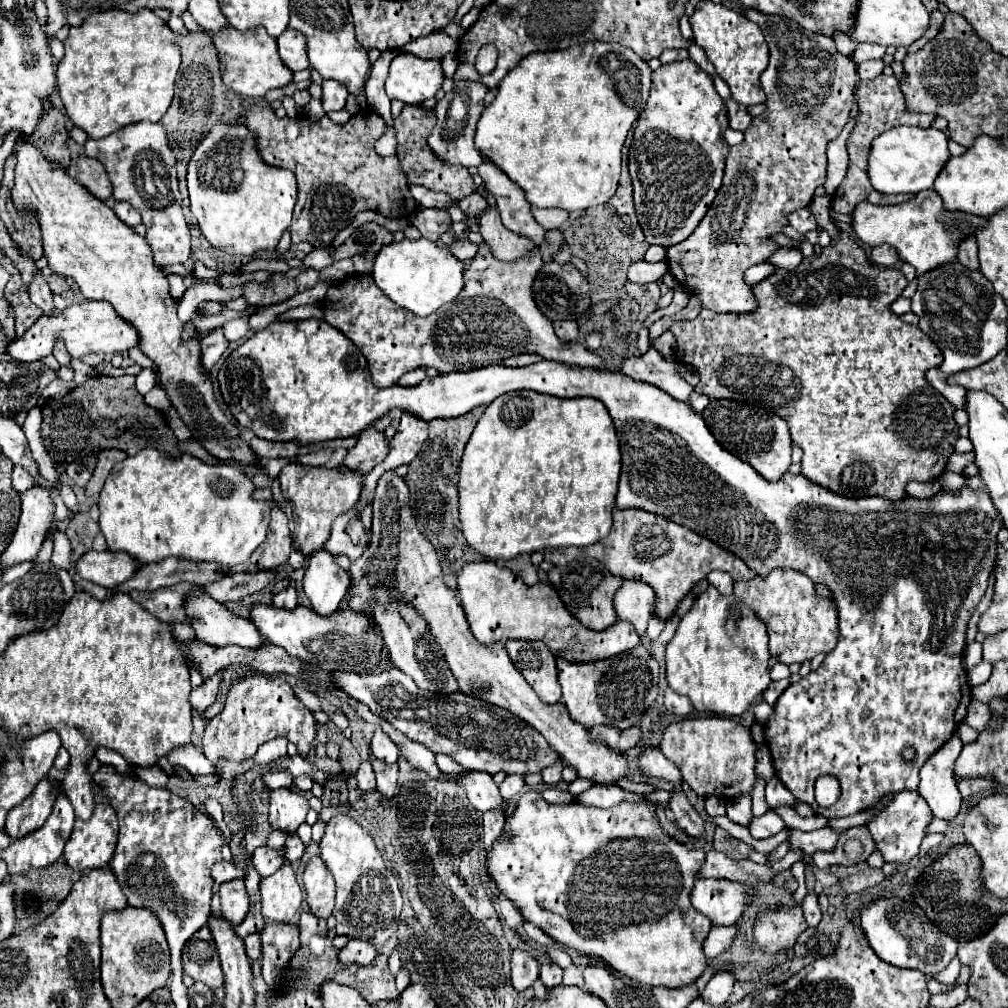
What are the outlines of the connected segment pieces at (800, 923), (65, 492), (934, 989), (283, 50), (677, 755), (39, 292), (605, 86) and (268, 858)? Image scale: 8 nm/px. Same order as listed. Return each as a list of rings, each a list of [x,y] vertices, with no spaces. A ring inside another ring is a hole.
[[[790,907],[784,911],[760,915],[754,927],[754,937],[756,937],[756,945],[764,953],[776,955],[792,947],[798,935],[806,929],[808,925],[806,925],[802,907]]]
[[[59,484],[58,486],[55,487],[55,489],[58,490],[67,508],[70,509],[75,514],[78,513],[79,508],[78,508],[77,499],[73,490],[69,486],[66,486],[63,484]]]
[[[931,978],[928,982],[928,991],[931,995],[940,994],[940,993],[949,993],[958,986],[957,981],[954,981],[951,984],[939,984],[934,978]]]
[[[286,29],[286,33],[282,33],[276,41],[278,41],[280,59],[290,71],[302,71],[310,67],[310,61],[306,57],[306,41],[302,33]]]
[[[698,717],[686,719],[678,723],[670,723],[664,729],[660,751],[666,759],[676,761],[682,771],[684,783],[700,797],[706,799],[710,795],[722,797],[724,789],[734,789],[738,793],[752,795],[754,789],[754,741],[750,729],[738,723],[718,723],[732,721],[726,717]]]
[[[36,269],[36,275],[34,275],[34,281],[32,285],[28,287],[28,293],[30,293],[30,299],[36,307],[40,307],[44,313],[52,313],[54,311],[54,301],[52,301],[52,291],[42,275],[40,269]]]
[[[588,41],[574,49],[524,57],[516,69],[500,81],[496,101],[484,109],[476,127],[476,149],[518,183],[532,207],[554,207],[570,213],[602,205],[618,187],[620,149],[632,123],[646,105],[650,75],[648,63],[618,43]],[[614,79],[622,79],[622,99]]]
[[[258,847],[252,855],[252,863],[260,877],[270,877],[284,865],[284,849]]]

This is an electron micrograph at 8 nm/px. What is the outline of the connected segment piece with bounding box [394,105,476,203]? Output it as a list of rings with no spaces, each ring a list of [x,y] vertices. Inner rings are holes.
[[[406,105],[400,113],[400,117],[394,119],[394,129],[396,129],[396,137],[398,137],[398,161],[410,183],[424,185],[436,193],[446,193],[454,203],[458,203],[460,199],[474,193],[476,187],[474,187],[472,175],[468,173],[466,167],[462,167],[462,165],[452,167],[452,165],[438,161],[438,157],[436,159],[432,157],[432,153],[426,145],[426,137],[430,135],[430,129],[434,129],[434,117],[422,117],[422,111],[418,109],[418,105]]]

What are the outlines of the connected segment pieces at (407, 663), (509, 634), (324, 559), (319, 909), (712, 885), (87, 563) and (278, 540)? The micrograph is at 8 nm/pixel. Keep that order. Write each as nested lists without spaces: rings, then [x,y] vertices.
[[[392,601],[390,607],[378,607],[378,605],[374,605],[374,607],[376,607],[376,621],[382,631],[382,639],[384,639],[386,651],[388,651],[394,667],[400,669],[402,673],[410,675],[420,689],[440,693],[440,695],[456,693],[458,683],[456,683],[452,671],[448,669],[448,665],[440,653],[440,647],[434,643],[434,637],[430,637],[426,623],[416,613],[416,609],[406,603],[396,603],[396,601]]]
[[[476,561],[464,565],[458,571],[456,581],[460,605],[468,619],[470,631],[484,645],[506,639],[540,639],[556,657],[568,661],[598,661],[630,651],[640,643],[640,635],[626,621],[616,621],[602,633],[590,633],[590,629],[582,629],[582,625],[578,625],[578,621],[566,613],[566,607],[562,605],[558,593],[554,593],[552,585],[536,583],[528,587],[516,573],[510,573],[506,567],[498,567],[494,561]]]
[[[320,549],[310,555],[304,573],[304,593],[316,613],[332,615],[338,609],[338,603],[344,599],[348,585],[350,577],[334,563],[332,553]]]
[[[312,857],[302,875],[304,889],[306,889],[306,903],[310,913],[316,917],[328,919],[334,909],[334,879],[326,865],[322,865],[320,857]]]
[[[702,879],[692,891],[692,905],[714,925],[736,925],[752,903],[754,889],[728,879]]]
[[[90,549],[76,561],[74,567],[82,579],[112,589],[114,585],[126,581],[138,565],[134,565],[134,561],[126,557],[126,553],[110,553],[110,551],[98,553]]]
[[[272,507],[272,519],[266,541],[250,555],[250,563],[258,571],[270,571],[278,565],[288,563],[290,551],[292,551],[292,537],[288,529],[288,519],[282,513],[282,509]]]

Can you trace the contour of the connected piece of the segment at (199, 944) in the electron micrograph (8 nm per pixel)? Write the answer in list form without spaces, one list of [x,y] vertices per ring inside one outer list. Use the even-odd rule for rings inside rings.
[[[208,927],[194,933],[194,937],[186,943],[186,949],[182,951],[182,965],[186,975],[190,975],[194,981],[208,985],[210,989],[222,987],[224,975],[220,969],[216,943]]]

